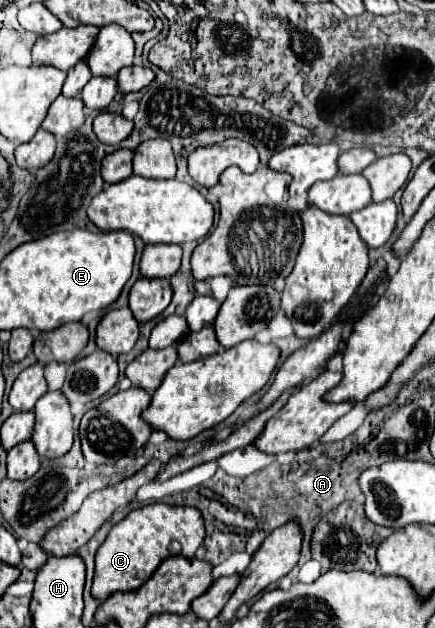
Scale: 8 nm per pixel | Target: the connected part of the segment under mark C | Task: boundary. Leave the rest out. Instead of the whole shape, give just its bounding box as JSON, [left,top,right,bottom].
[92,503,204,601]

